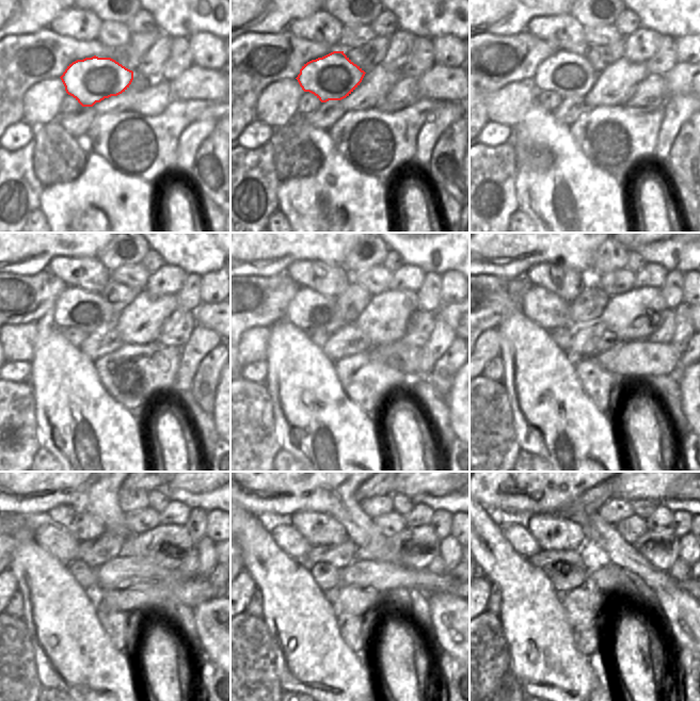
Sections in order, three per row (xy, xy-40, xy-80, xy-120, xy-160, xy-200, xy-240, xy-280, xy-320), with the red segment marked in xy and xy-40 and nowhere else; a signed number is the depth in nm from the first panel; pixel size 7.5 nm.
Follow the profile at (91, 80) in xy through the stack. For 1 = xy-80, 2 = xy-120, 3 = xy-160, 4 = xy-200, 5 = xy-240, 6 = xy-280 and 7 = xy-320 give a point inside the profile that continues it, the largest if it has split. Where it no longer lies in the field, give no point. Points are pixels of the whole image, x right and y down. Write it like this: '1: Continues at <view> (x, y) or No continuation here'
1: Continues at xy-80 (568, 75)
2: Continues at xy-120 (76, 308)
3: Continues at xy-160 (308, 309)
4: Continues at xy-200 (545, 308)
5: Continues at xy-240 (56, 539)
6: Continues at xy-280 (287, 538)
7: Continues at xy-320 (522, 541)

